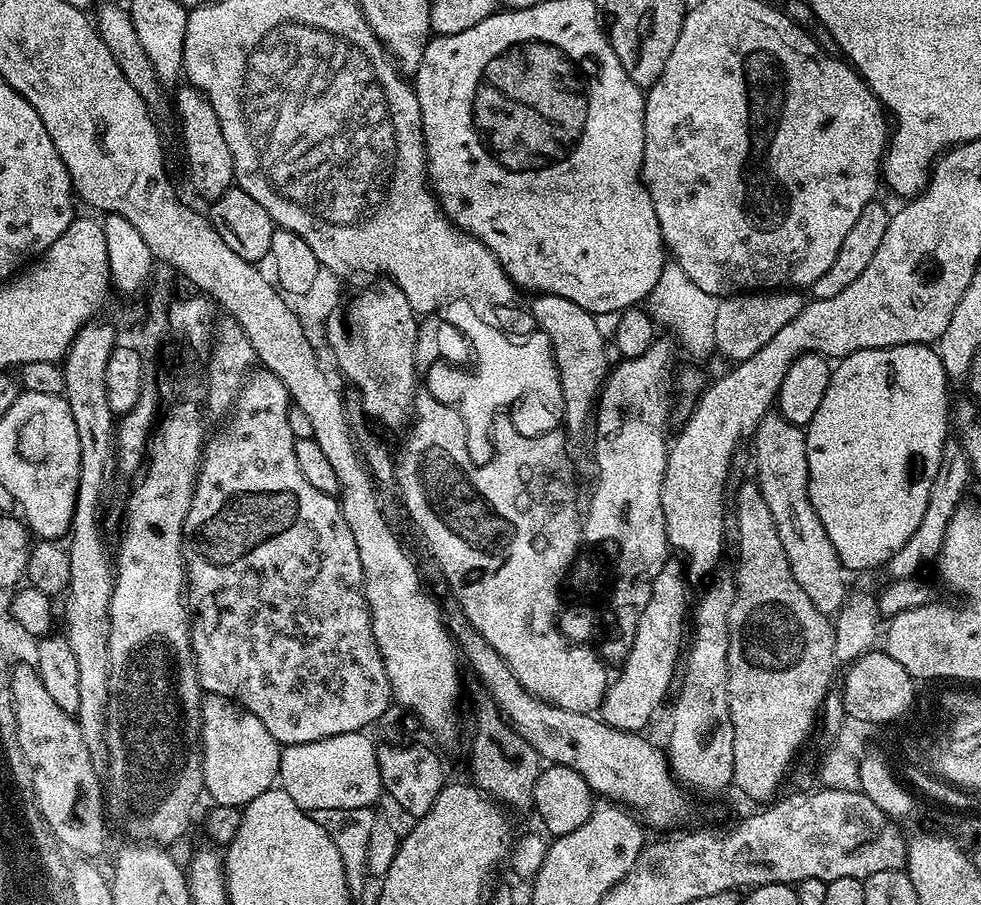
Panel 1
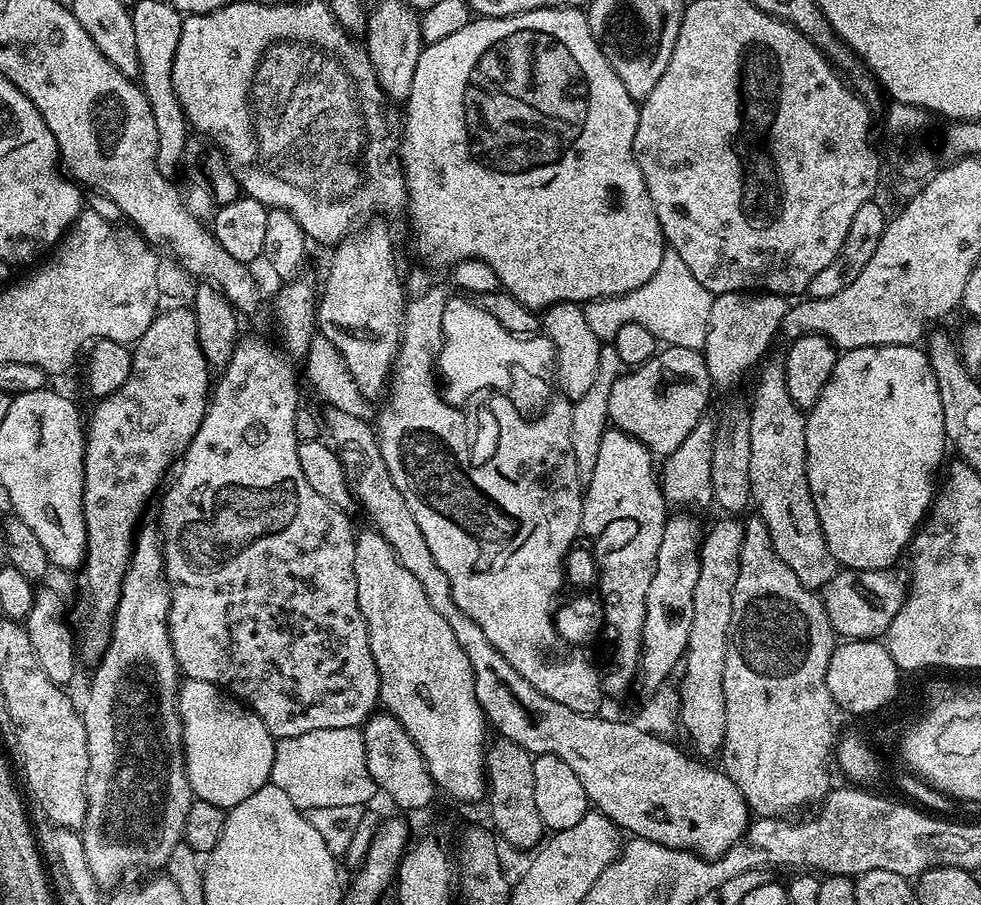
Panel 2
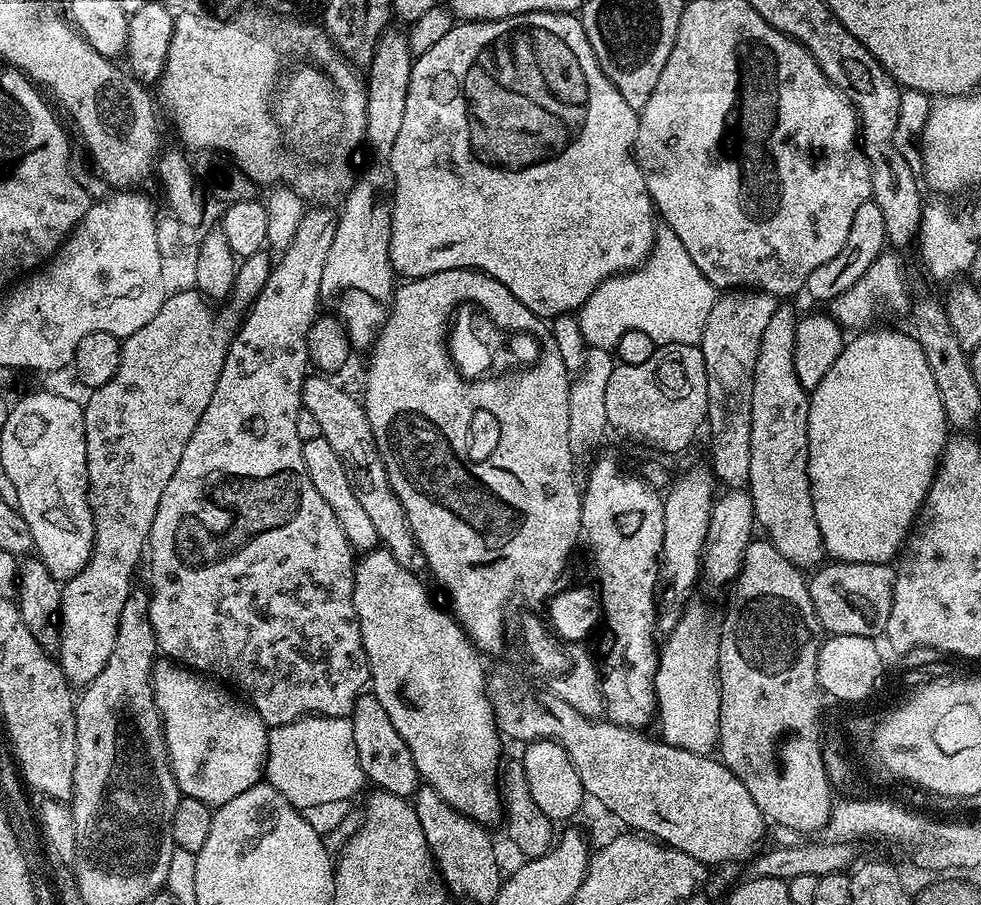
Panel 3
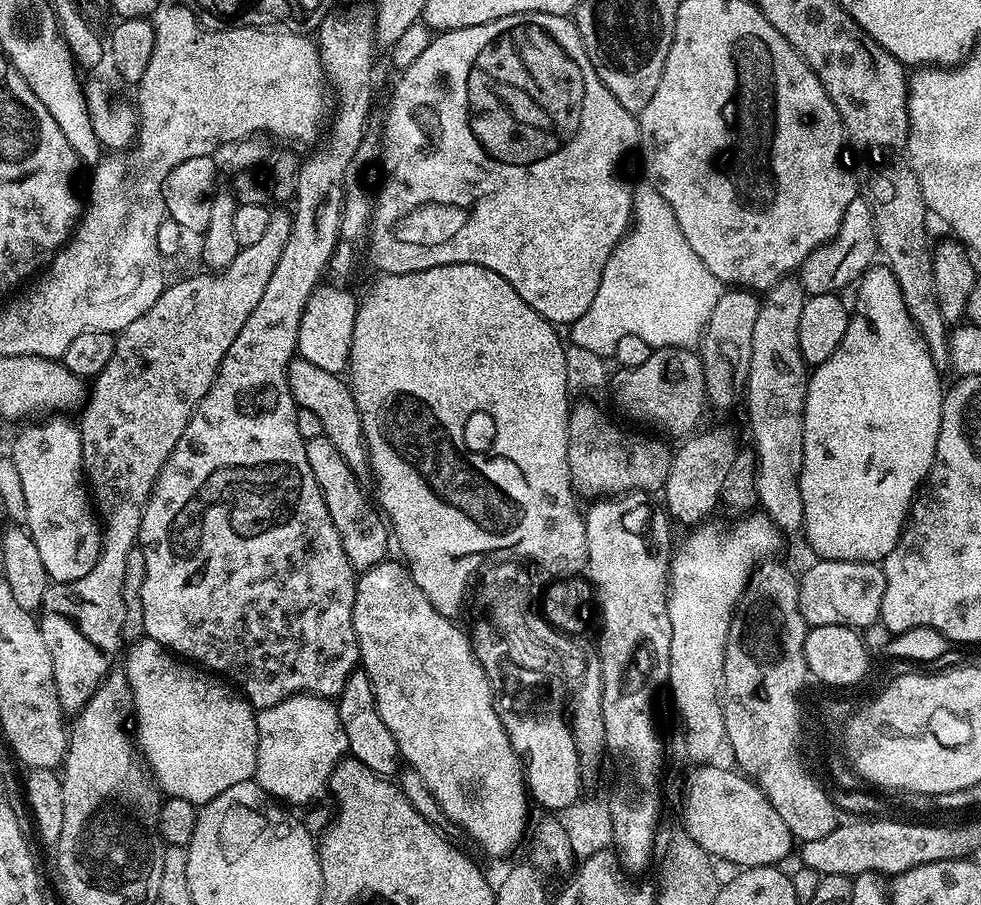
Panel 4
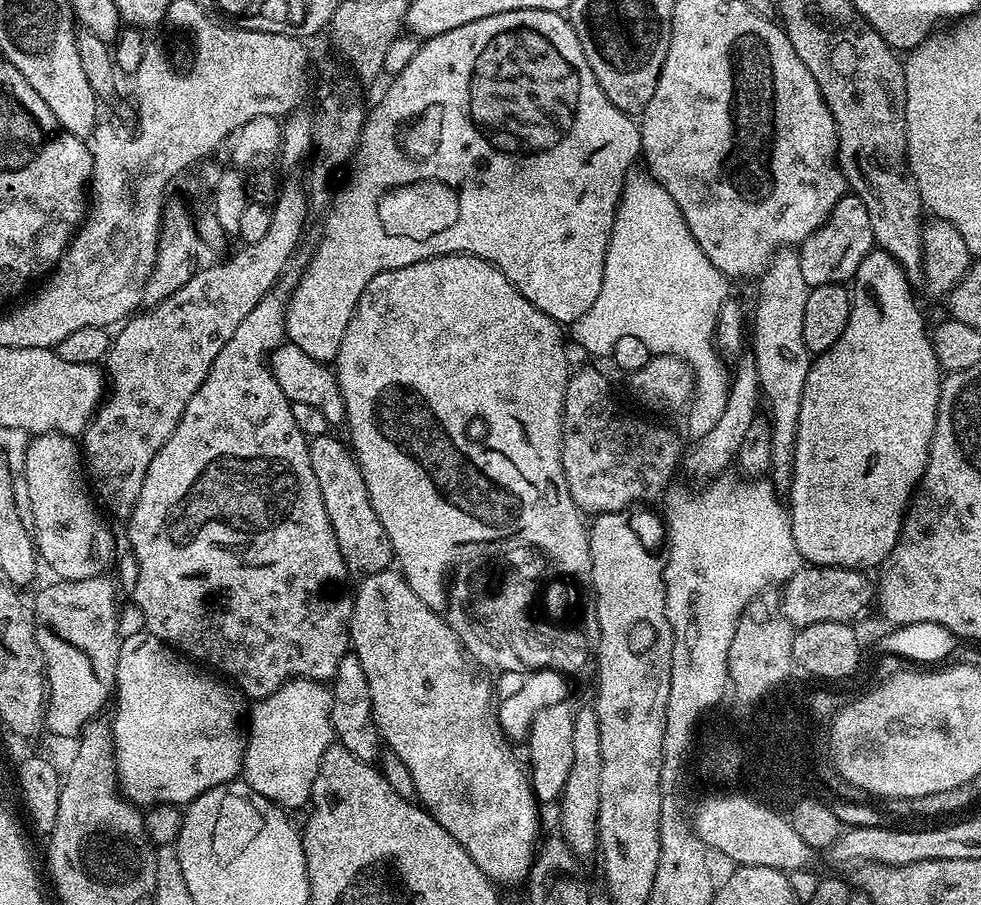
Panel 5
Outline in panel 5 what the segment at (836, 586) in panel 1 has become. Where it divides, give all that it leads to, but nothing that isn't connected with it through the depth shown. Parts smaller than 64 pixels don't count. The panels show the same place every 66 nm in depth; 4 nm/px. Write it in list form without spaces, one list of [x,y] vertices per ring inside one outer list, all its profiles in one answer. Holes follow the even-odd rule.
[[[781,250],[772,257],[772,261],[769,262],[767,270],[758,277],[758,284],[760,289],[756,292],[756,313],[750,316],[750,350],[754,354],[754,362],[756,363],[756,369],[758,370],[758,382],[760,383],[760,395],[762,397],[762,408],[766,413],[766,419],[770,426],[770,479],[777,489],[786,490],[790,486],[792,481],[792,463],[794,462],[794,446],[796,445],[796,430],[798,428],[798,410],[802,404],[802,390],[806,386],[806,374],[810,370],[813,357],[810,355],[808,347],[806,346],[806,338],[802,338],[802,318],[806,315],[806,298],[809,294],[809,286],[806,282],[806,278],[802,278],[802,262],[800,261],[799,251],[796,250]]]

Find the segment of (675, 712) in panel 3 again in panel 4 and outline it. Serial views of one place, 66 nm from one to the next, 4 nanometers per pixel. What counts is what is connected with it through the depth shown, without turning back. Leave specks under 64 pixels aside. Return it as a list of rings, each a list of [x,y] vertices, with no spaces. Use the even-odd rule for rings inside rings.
[[[748,514],[729,528],[719,528],[713,522],[704,522],[693,527],[684,545],[675,549],[670,560],[668,577],[668,613],[672,637],[670,638],[670,670],[668,671],[667,691],[672,691],[672,708],[676,711],[676,725],[672,728],[670,752],[680,760],[689,760],[689,765],[703,766],[715,761],[720,751],[725,751],[728,735],[724,725],[724,655],[728,627],[732,621],[732,611],[748,580],[757,567],[771,561],[780,548],[782,533],[776,523],[763,514]]]

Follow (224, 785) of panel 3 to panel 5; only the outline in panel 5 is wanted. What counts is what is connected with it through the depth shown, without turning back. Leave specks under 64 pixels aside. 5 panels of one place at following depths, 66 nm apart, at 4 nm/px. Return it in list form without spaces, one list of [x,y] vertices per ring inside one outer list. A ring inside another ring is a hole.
[[[145,630],[123,637],[114,689],[116,718],[110,723],[112,747],[116,749],[116,779],[123,795],[137,806],[187,806],[202,794],[233,783],[243,773],[246,751],[246,728],[240,725],[246,708],[239,699],[235,687],[197,666],[154,633]]]

